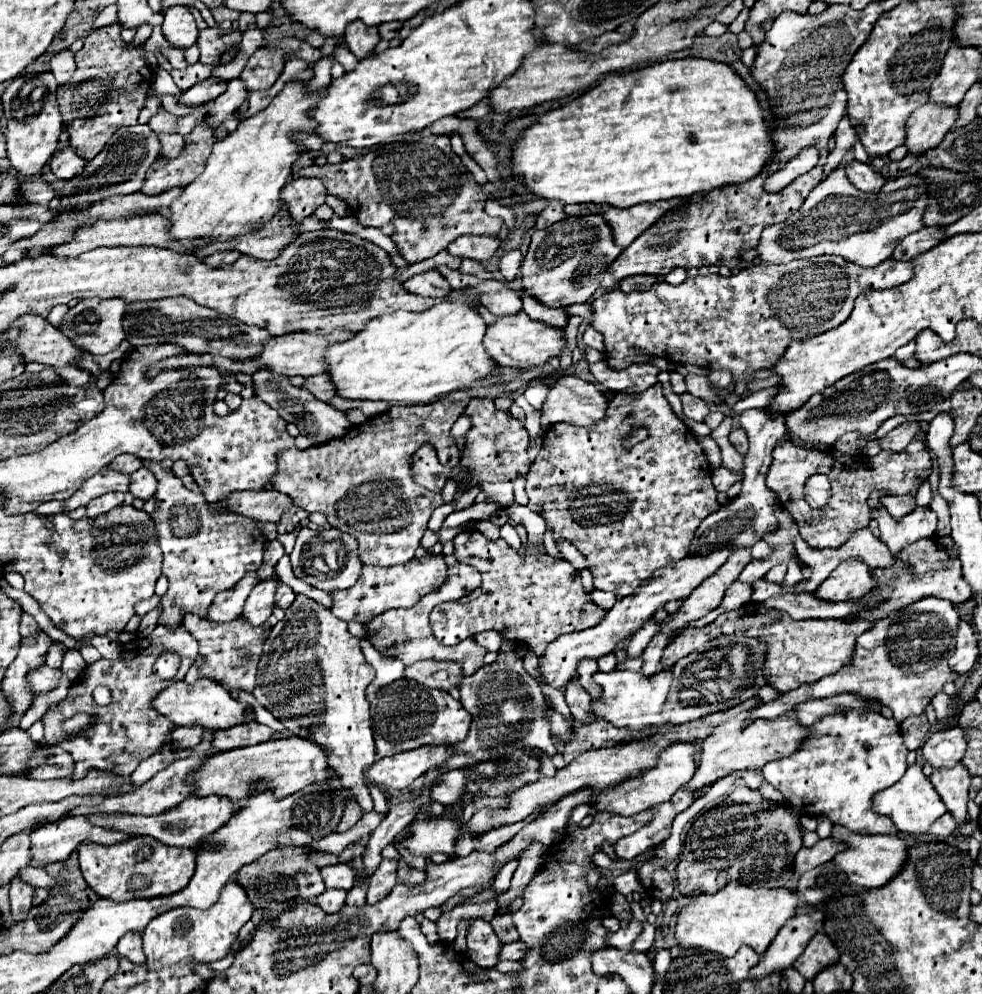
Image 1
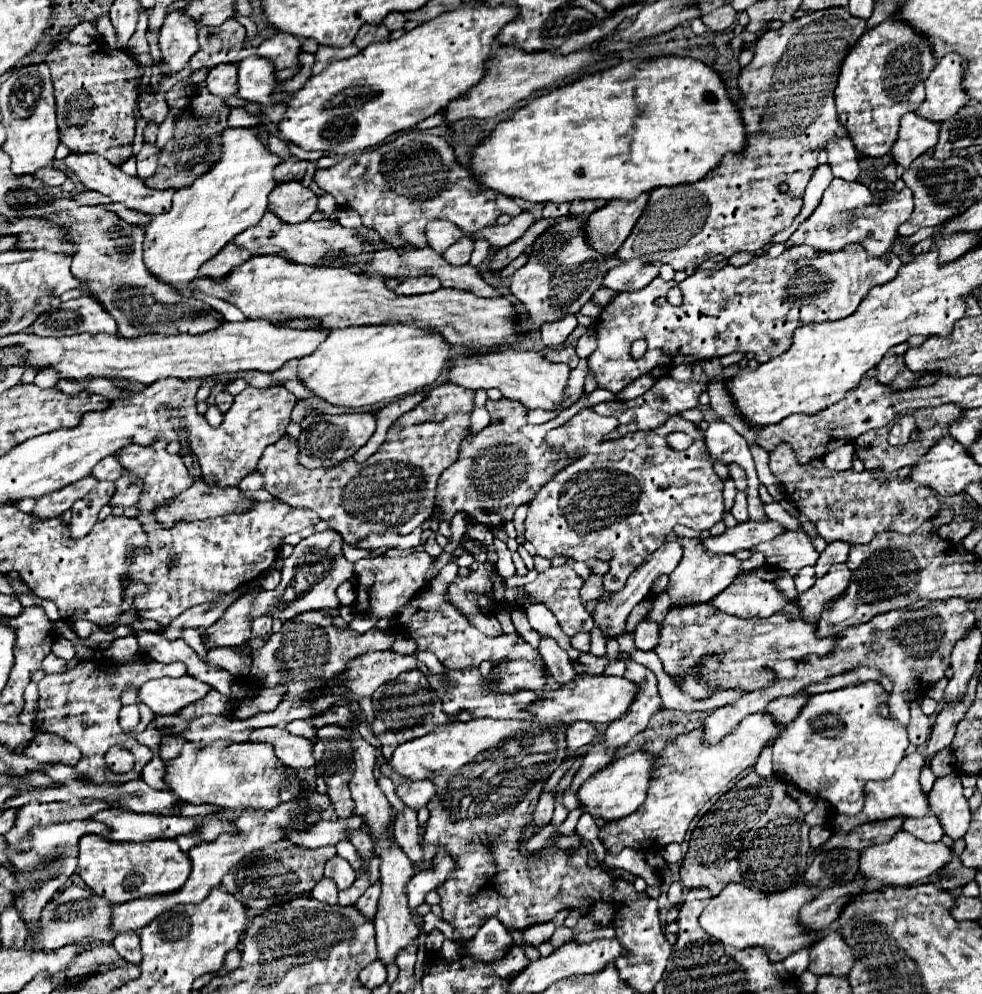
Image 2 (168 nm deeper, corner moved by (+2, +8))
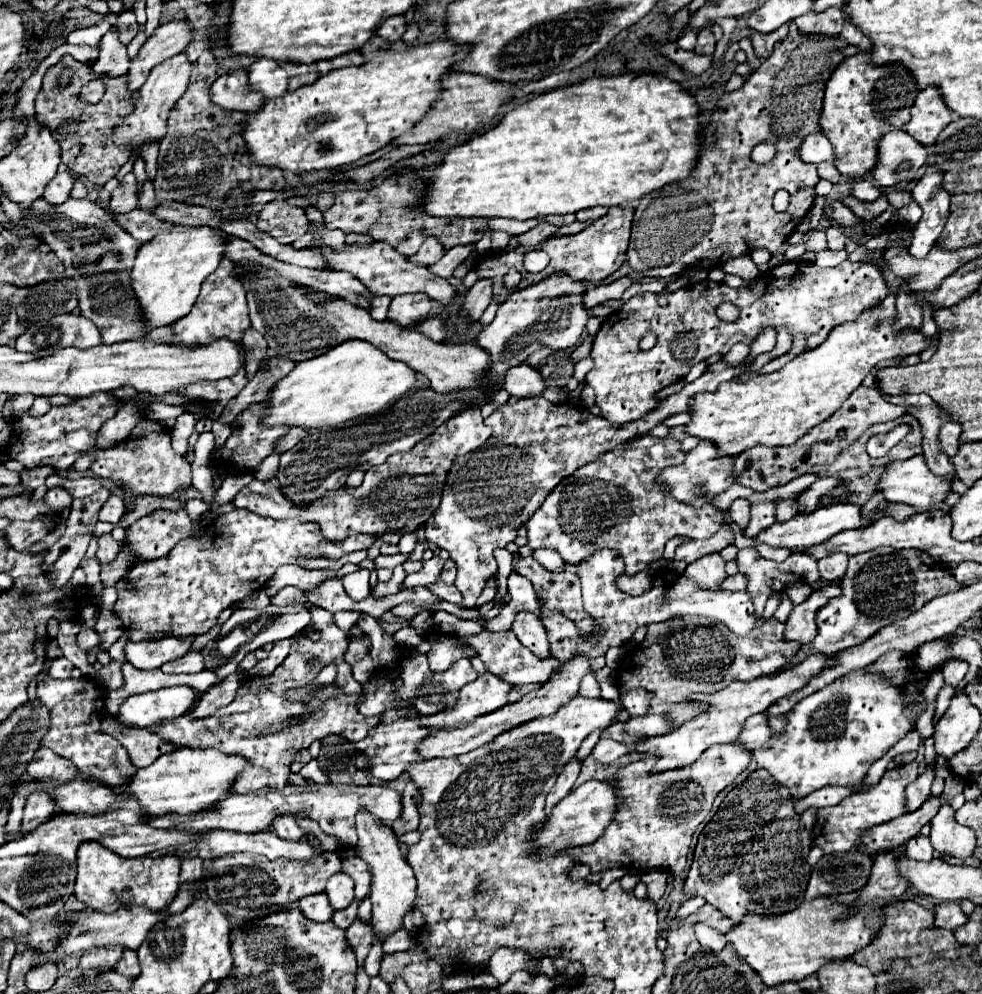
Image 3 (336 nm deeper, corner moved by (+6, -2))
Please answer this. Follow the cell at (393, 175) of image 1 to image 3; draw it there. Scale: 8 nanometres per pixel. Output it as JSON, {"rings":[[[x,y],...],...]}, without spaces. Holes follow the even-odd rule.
{"rings":[[[409,171],[403,175],[393,175],[385,179],[381,185],[367,189],[349,189],[341,191],[335,197],[335,203],[331,205],[329,211],[323,213],[327,229],[341,229],[345,235],[347,233],[367,233],[375,241],[385,241],[393,249],[397,249],[401,255],[409,257],[415,255],[421,247],[421,243],[429,237],[435,235],[441,243],[443,249],[451,249],[455,245],[469,245],[477,243],[487,231],[485,223],[487,219],[435,219],[423,213],[421,209],[409,209],[413,201],[421,197],[419,189],[419,179],[417,173]]]}

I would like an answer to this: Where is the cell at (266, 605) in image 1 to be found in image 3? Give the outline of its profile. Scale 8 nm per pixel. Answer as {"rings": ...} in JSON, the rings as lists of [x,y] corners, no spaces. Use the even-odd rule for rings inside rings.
{"rings":[[[191,651],[171,663],[165,663],[161,671],[163,673],[199,673],[203,671],[203,655],[201,651]]]}

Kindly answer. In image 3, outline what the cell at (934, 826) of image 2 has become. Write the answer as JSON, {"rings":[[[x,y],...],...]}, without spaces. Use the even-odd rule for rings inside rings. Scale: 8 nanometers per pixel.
{"rings":[[[913,837],[905,845],[905,853],[909,859],[915,859],[915,861],[931,861],[933,859],[933,845],[927,837]]]}

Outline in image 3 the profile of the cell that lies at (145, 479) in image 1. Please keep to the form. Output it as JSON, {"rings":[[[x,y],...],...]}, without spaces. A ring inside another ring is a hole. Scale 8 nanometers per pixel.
{"rings":[[[111,495],[107,499],[107,503],[101,507],[99,511],[99,521],[107,521],[107,523],[119,523],[119,519],[123,517],[125,513],[125,505],[123,505],[123,499],[119,495]]]}

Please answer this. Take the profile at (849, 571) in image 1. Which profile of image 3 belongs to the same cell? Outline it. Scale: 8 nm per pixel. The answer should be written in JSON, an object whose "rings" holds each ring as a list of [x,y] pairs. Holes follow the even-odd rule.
{"rings":[[[827,585],[823,589],[817,589],[809,595],[807,601],[801,605],[795,605],[793,611],[789,613],[789,619],[785,623],[785,639],[787,641],[797,641],[797,643],[809,643],[815,639],[815,615],[819,607],[823,607],[829,599],[839,597],[841,589],[839,585]]]}

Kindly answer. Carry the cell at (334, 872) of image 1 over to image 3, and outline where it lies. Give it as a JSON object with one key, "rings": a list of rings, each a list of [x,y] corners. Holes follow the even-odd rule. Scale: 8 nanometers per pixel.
{"rings":[[[339,873],[339,875],[333,875],[329,881],[327,881],[327,897],[331,901],[331,907],[335,911],[341,911],[341,909],[347,909],[351,905],[351,901],[355,899],[355,893],[353,893],[353,879],[345,873]]]}

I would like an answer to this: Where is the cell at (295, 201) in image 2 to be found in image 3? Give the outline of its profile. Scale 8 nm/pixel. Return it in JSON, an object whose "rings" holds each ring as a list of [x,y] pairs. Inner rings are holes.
{"rings":[[[287,201],[267,203],[257,215],[255,225],[269,233],[279,243],[293,243],[309,231],[309,221],[303,209],[287,205]]]}

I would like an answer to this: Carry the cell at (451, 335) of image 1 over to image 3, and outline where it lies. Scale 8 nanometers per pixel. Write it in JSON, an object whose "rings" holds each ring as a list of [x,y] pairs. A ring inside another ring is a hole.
{"rings":[[[347,341],[331,351],[297,363],[295,369],[271,387],[267,409],[261,417],[263,427],[301,427],[327,429],[343,421],[377,413],[403,397],[417,383],[415,373],[399,361],[387,359],[377,347],[363,341]]]}

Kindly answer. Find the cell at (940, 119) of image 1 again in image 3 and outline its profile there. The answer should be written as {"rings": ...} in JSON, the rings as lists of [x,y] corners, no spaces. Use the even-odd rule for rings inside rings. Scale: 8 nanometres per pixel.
{"rings":[[[899,129],[883,135],[877,147],[879,155],[871,175],[881,187],[903,189],[917,179],[917,171],[927,161],[927,149]]]}

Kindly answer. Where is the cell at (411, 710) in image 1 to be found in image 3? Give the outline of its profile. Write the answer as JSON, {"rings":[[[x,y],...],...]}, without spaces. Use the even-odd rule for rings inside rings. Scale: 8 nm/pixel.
{"rings":[[[423,727],[417,729],[401,729],[401,731],[373,731],[363,741],[357,743],[357,769],[367,771],[379,781],[393,781],[407,771],[411,763],[419,763],[421,755],[415,751],[417,743],[427,735]]]}

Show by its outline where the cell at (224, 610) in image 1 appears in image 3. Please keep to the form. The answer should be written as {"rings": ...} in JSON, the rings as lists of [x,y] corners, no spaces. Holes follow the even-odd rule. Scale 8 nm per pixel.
{"rings":[[[165,637],[159,641],[129,641],[125,645],[125,661],[131,663],[135,669],[157,669],[167,661],[175,661],[177,657],[185,655],[191,647],[193,637]]]}

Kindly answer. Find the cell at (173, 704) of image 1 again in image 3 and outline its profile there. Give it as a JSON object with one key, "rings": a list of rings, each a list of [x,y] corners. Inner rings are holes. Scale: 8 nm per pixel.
{"rings":[[[167,687],[151,693],[127,697],[119,711],[117,721],[127,727],[151,727],[169,719],[185,715],[185,711],[195,703],[191,687]]]}

